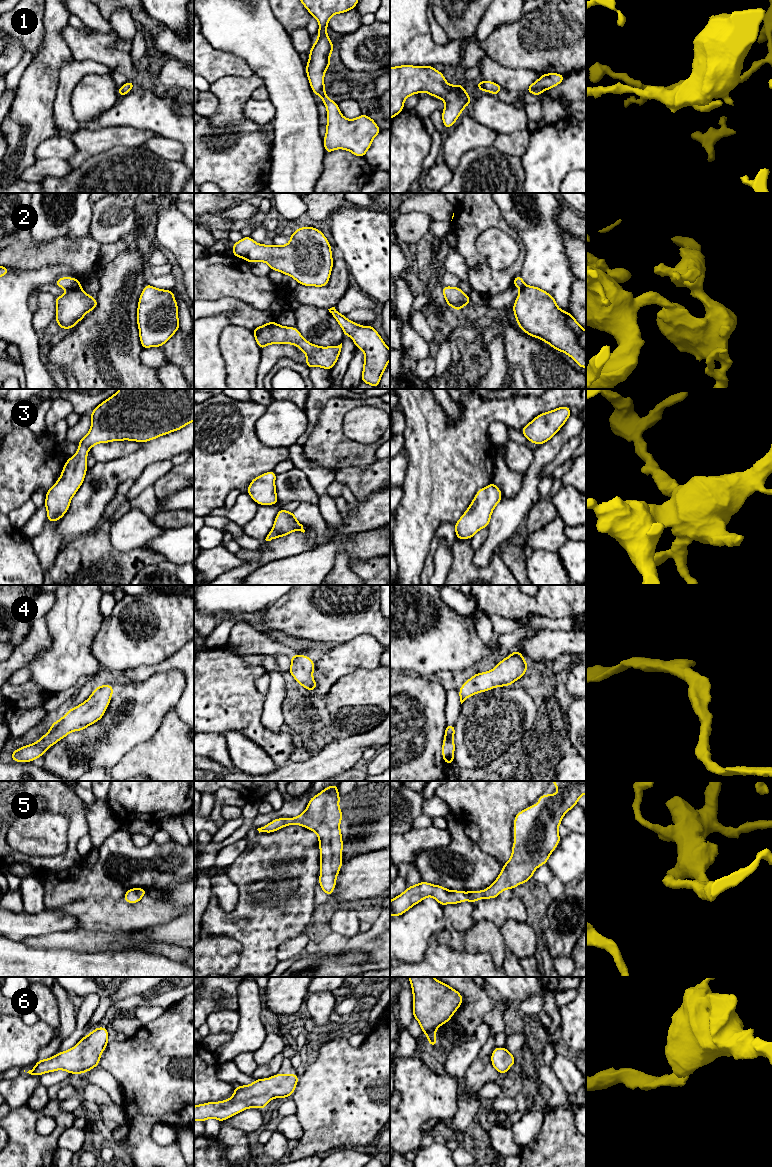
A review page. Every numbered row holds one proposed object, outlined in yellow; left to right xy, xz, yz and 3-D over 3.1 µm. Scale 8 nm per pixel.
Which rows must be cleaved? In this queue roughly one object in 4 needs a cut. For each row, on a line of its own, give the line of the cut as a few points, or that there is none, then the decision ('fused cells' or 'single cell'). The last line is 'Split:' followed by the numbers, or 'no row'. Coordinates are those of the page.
1: no cut | single cell
2: xy (79, 286), (68, 289) | fused cells
3: no cut | single cell
4: no cut | single cell
5: no cut | single cell
6: no cut | single cell
Split: 2

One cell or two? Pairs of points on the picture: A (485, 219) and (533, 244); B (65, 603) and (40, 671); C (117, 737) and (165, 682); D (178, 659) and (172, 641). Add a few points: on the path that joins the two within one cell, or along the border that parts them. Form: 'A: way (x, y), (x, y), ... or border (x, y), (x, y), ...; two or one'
A: border (523, 242), (525, 257), (522, 266); two
B: way (65, 620), (65, 646), (57, 654); one
C: way (127, 723), (154, 696); one
D: border (183, 646), (156, 665); two

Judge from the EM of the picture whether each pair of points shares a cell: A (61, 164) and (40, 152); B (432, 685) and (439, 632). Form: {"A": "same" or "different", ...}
{"A": "different", "B": "different"}

